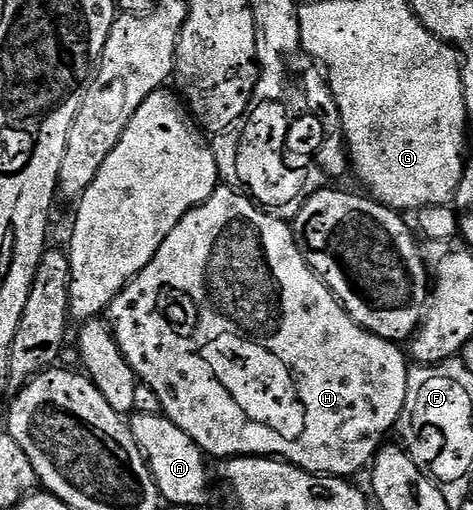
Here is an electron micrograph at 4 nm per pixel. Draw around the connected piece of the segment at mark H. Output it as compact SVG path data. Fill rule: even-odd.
M219 187L214 190L209 199L202 205L198 205L191 213L186 213L180 219L180 223L176 223L174 230L167 235L164 243L156 251L156 255L148 263L148 267L144 267L139 273L131 279L129 285L123 289L122 294L112 302L108 310L108 324L112 330L112 336L116 339L116 343L120 347L120 351L124 355L124 359L130 366L134 368L135 375L138 376L141 384L152 387L152 391L156 391L156 395L160 395L160 403L162 404L162 413L170 418L172 423L176 423L176 427L180 427L180 431L184 431L191 437L200 448L202 452L209 455L211 458L225 459L227 457L276 457L284 461L289 461L291 465L298 465L302 469L307 469L310 473L321 473L327 477L344 477L347 479L353 478L353 473L358 473L362 468L365 470L367 466L373 462L375 453L378 452L380 446L383 444L386 432L393 430L398 424L402 408L404 407L404 399L408 391L408 375L411 371L411 366L406 365L408 357L405 352L402 353L397 344L392 341L385 341L380 335L368 332L364 327L360 327L348 315L348 311L343 305L332 295L330 288L325 285L316 275L316 271L312 271L312 267L304 259L304 255L300 251L300 247L294 238L294 230L289 224L286 225L280 218L276 217L273 212L265 213L260 209L254 201L251 200L247 194L238 192L237 189L229 187Z

